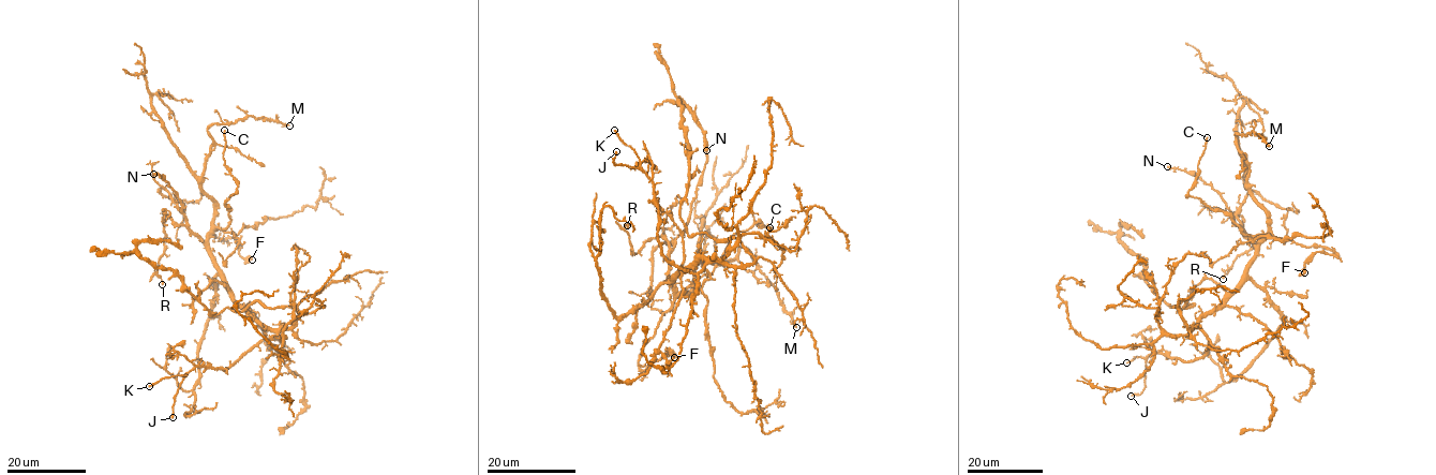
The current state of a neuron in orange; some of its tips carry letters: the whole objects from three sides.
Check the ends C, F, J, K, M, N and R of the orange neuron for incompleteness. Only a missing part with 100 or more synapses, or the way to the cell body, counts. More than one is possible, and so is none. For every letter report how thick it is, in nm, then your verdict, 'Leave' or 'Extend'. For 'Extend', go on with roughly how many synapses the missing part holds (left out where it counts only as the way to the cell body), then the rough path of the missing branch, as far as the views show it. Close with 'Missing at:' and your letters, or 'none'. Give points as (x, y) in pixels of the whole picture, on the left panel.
C: Thickness 140 nm. Leave
F: Thickness 440 nm. Leave
J: Thickness 220 nm. Leave
K: Thickness 200 nm. Leave
M: Thickness 130 nm. Leave
N: Thickness 180 nm. Leave
R: Thickness 170 nm. Leave
Missing at: none

